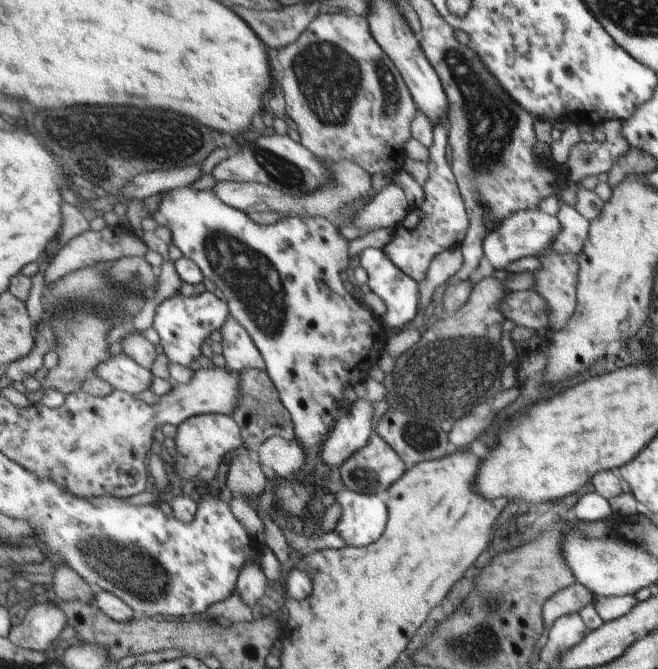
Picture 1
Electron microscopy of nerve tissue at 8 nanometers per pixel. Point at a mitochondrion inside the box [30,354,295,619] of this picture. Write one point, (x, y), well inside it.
(145, 580)

